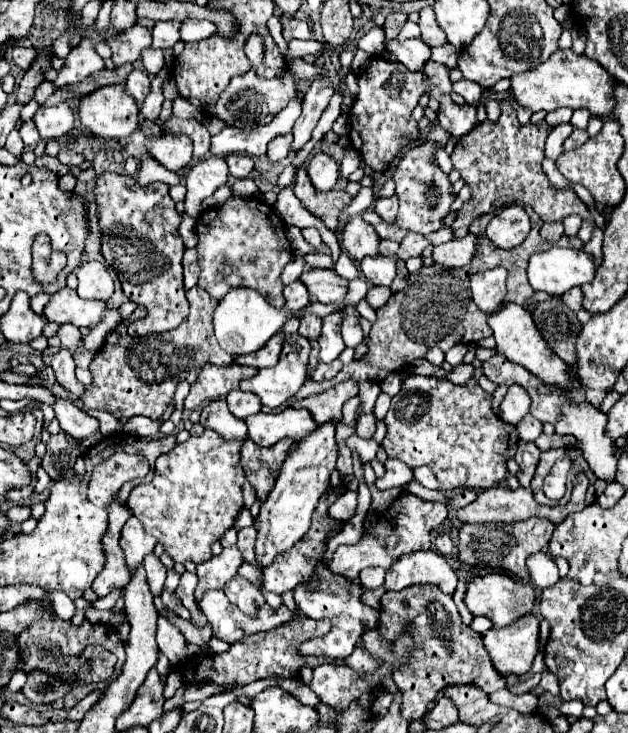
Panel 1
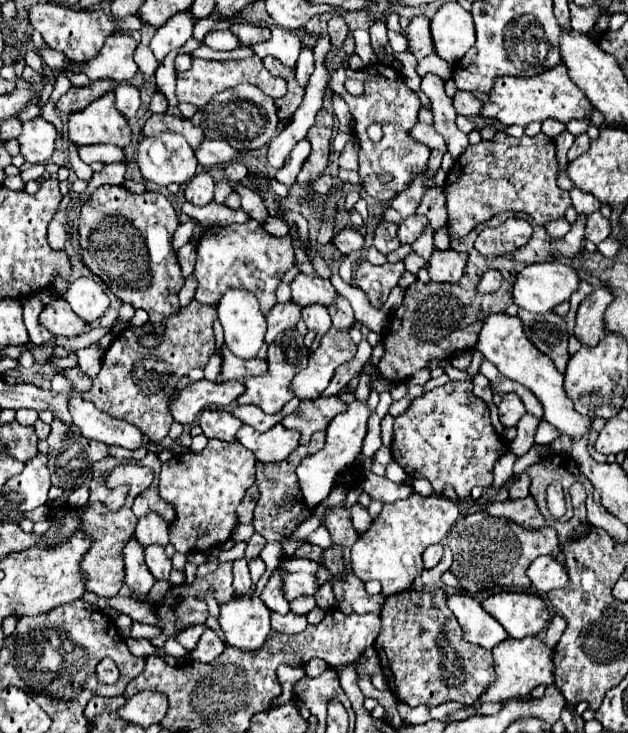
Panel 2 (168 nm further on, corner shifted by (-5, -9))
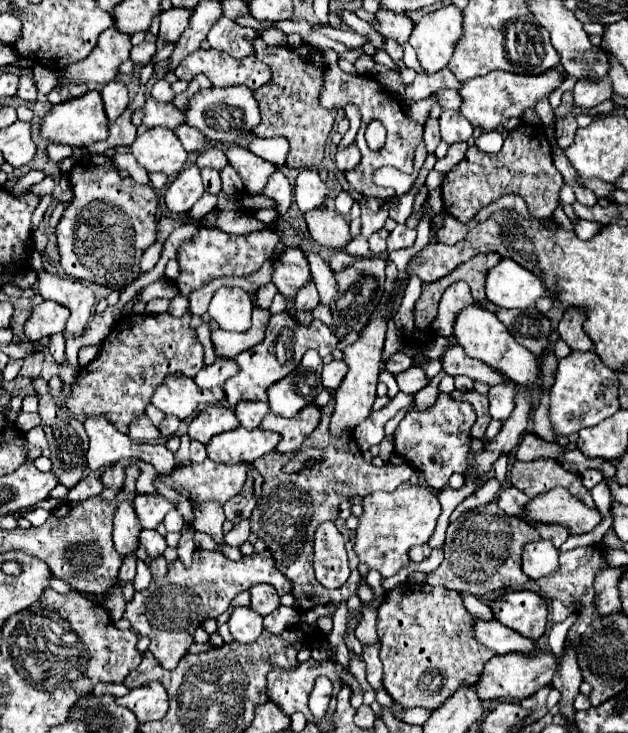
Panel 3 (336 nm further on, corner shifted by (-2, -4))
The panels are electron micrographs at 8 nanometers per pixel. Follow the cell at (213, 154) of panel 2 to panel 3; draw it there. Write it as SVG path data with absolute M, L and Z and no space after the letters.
M188 124L176 126L174 134L180 138L186 152L202 152L206 148L206 140L200 136L200 132L196 132L196 128L192 128Z

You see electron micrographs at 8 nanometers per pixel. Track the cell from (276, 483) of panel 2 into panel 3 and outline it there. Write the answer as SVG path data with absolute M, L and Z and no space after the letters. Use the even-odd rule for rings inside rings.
M334 398L322 408L322 422L320 426L308 436L304 442L304 448L320 448L326 454L326 462L316 464L312 470L304 470L302 474L284 474L282 466L288 462L288 454L280 452L268 452L260 460L256 460L252 466L262 474L264 484L262 484L262 496L258 500L258 506L254 508L250 522L252 522L252 532L264 540L266 548L270 550L276 568L288 576L292 582L292 594L294 594L294 606L298 612L310 610L316 604L338 604L348 600L350 596L356 594L356 586L360 580L360 572L356 570L358 558L352 552L354 548L354 534L346 528L346 522L338 518L338 506L344 500L350 500L352 496L368 496L376 490L382 492L392 492L396 490L402 482L410 480L414 470L410 464L400 464L400 466L372 466L362 460L362 452L356 446L356 440L352 438L350 432L342 432L338 438L330 434L330 416L334 412ZM332 520L336 522L340 534L346 538L346 550L348 550L348 560L350 560L350 578L344 586L336 590L328 590L322 584L316 582L314 570L312 570L312 554L314 554L314 532L316 528L324 522Z

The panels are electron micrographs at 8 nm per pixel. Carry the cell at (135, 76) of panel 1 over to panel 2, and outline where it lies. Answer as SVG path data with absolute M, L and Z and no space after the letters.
M119 83L117 87L115 87L115 105L117 105L117 109L127 117L127 119L131 119L131 117L135 117L137 115L137 111L139 111L139 107L141 107L141 89L139 87L135 87L135 85L131 85L131 83Z

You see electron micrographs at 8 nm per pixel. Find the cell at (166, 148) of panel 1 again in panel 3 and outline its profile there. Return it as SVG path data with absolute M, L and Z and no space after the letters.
M152 128L142 136L136 136L132 154L148 172L162 172L176 176L188 162L178 136L168 128Z

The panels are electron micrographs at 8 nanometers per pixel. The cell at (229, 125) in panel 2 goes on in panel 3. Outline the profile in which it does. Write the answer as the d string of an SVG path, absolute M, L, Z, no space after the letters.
M230 86L230 88L208 88L196 92L184 110L186 124L198 128L208 140L222 142L222 144L236 144L244 138L250 138L250 130L260 122L260 110L254 98L254 92L244 86Z

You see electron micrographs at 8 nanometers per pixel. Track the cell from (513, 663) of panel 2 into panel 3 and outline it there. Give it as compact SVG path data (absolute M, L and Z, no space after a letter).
M540 652L540 656L534 656L528 660L528 656L512 654L512 656L494 656L488 660L480 680L478 680L478 696L480 700L496 700L496 698L512 698L512 700L524 700L538 692L540 688L548 686L552 682L552 676L556 672L556 656L548 652Z

